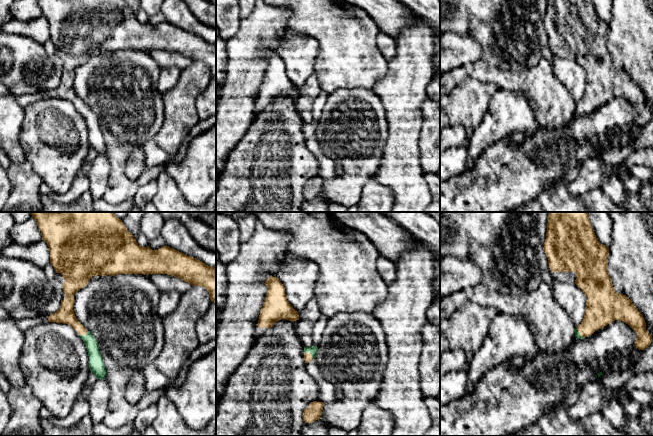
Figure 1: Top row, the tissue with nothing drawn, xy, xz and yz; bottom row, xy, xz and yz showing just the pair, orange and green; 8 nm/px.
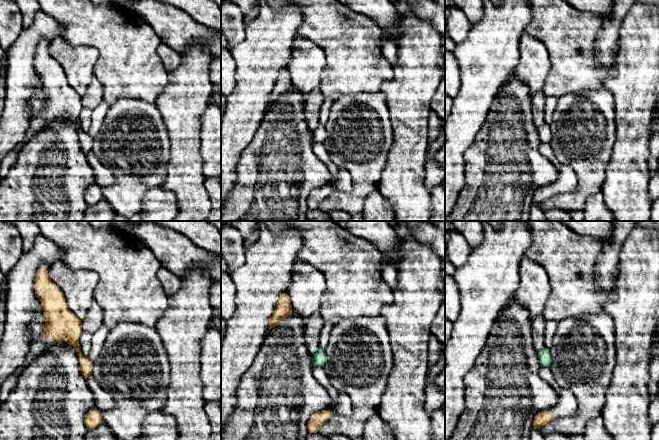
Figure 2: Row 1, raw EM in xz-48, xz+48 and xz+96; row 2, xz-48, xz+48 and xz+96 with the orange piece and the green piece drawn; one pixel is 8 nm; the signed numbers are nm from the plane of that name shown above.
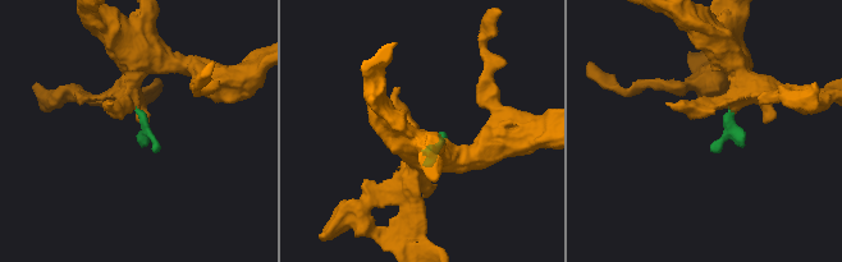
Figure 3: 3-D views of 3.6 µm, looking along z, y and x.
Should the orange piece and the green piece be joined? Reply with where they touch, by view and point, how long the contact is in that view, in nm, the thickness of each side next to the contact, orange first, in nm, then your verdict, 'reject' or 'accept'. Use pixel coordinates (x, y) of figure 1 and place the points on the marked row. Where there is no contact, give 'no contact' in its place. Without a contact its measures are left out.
contact xz (309, 353); length 90 nm; calibres 70 and 70 nm; accept

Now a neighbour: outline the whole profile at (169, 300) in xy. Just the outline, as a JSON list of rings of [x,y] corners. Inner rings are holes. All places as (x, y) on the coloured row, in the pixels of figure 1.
[[[175,290],[163,292],[161,294],[156,313],[161,318],[170,314],[177,307],[180,297],[181,294]]]

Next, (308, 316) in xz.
[[[313,297],[302,310],[298,311],[298,315],[297,335],[304,347],[311,347],[313,326],[321,317],[317,299]]]

